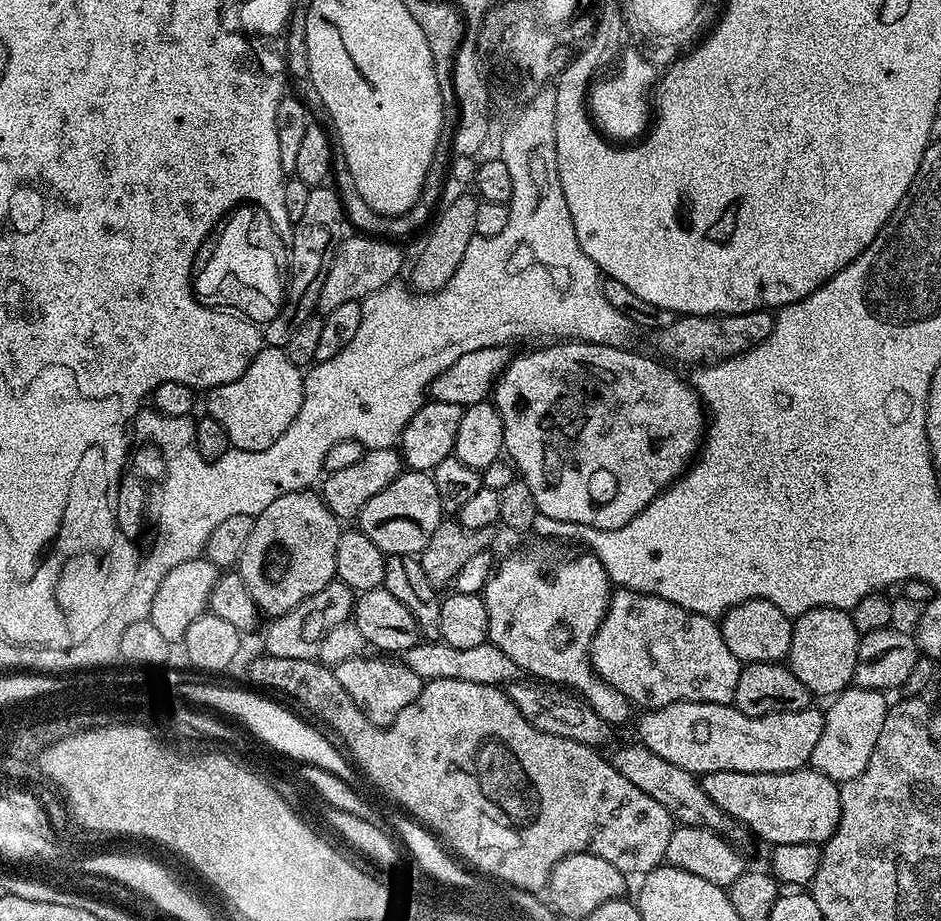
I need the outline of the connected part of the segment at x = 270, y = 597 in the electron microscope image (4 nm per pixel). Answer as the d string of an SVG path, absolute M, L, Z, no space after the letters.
M314 493L282 494L254 518L254 530L250 530L246 550L242 550L238 571L265 617L286 614L310 594L318 594L336 575L334 550L338 550L342 524L325 506L323 495Z

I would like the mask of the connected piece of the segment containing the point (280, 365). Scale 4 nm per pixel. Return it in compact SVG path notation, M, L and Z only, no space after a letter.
M265 346L254 358L254 362L246 366L243 374L234 378L234 382L226 382L217 388L207 389L207 415L215 418L222 426L222 430L226 430L231 447L240 448L243 452L261 452L274 446L274 442L278 442L278 438L286 434L290 422L298 418L298 410L302 406L304 397L304 377L305 373L298 366L294 366L294 362L290 362L284 349Z

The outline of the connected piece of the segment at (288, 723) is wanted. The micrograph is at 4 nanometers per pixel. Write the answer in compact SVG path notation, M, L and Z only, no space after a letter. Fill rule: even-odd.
M183 683L183 691L187 696L195 697L196 700L207 701L208 704L219 705L219 708L228 709L234 716L244 718L245 729L252 731L252 736L258 740L264 737L271 741L276 748L290 752L294 756L304 757L306 760L313 760L316 764L321 764L322 770L329 771L331 775L336 775L338 779L344 780L349 785L355 785L358 772L350 763L349 757L345 755L339 747L335 748L322 733L319 727L311 728L304 720L299 720L292 712L287 712L280 704L275 704L272 699L264 694L257 694L255 691L243 692L240 688L223 688L220 684L192 684ZM260 695L260 696L255 696ZM349 764L349 765L348 765Z

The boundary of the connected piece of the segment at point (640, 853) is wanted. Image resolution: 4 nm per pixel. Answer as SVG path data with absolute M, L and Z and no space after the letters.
M267 654L259 655L248 664L248 680L252 684L257 684L257 686L252 686L260 690L267 690L269 693L285 692L286 695L293 696L298 703L305 704L321 720L321 722L319 721L321 725L329 724L344 739L345 745L343 744L343 747L346 749L347 755L351 757L355 767L363 775L364 772L368 775L368 780L374 787L381 788L390 799L397 800L406 811L413 812L420 820L425 820L429 824L425 825L461 861L463 859L469 860L474 866L473 869L505 880L505 882L513 884L515 888L521 888L523 891L540 894L547 889L548 879L554 866L570 854L582 854L583 852L598 854L602 858L606 858L606 862L618 866L620 872L629 877L636 876L635 878L643 877L665 863L666 846L670 843L670 834L674 827L673 818L666 810L666 806L662 806L662 802L654 802L654 798L650 798L650 794L642 794L642 790L638 790L638 786L634 786L634 782L622 778L622 774L618 774L618 770L612 765L611 759L600 753L603 751L597 750L590 744L574 742L570 738L558 738L554 734L546 734L535 728L530 722L526 722L526 718L522 718L518 706L514 706L514 702L503 687L495 684L479 684L478 682L458 682L458 678L429 680L418 694L418 698L414 698L414 702L410 702L410 706L406 706L406 710L402 710L402 714L398 714L398 718L394 718L392 724L381 726L370 722L370 718L356 705L354 698L350 698L350 694L346 694L346 690L342 690L338 678L334 678L332 668L327 664L320 663L319 659L274 658Z

